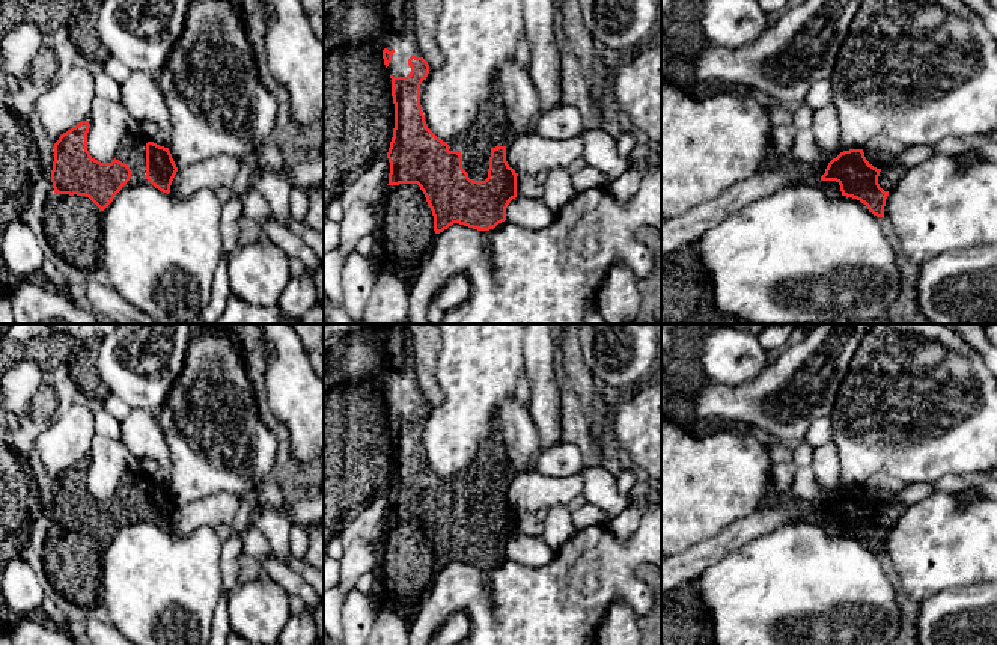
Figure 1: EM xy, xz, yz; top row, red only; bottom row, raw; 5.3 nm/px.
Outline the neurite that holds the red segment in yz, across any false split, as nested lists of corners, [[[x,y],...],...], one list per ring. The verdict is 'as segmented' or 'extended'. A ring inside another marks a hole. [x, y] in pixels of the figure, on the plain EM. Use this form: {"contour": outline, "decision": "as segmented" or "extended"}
{"contour": [[[849,487],[828,500],[821,518],[836,518],[842,533],[860,538],[874,553],[883,555],[889,529],[878,521],[880,509],[866,497],[863,487]]], "decision": "as segmented"}

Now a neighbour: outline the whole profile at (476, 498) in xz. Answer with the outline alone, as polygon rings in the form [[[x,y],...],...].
[[[506,452],[500,454],[495,463],[474,470],[470,479],[470,485],[462,494],[462,506],[468,511],[470,517],[485,518],[488,515],[489,494],[492,485],[508,484],[517,475],[533,472],[538,472],[536,461],[524,472],[517,473]]]

